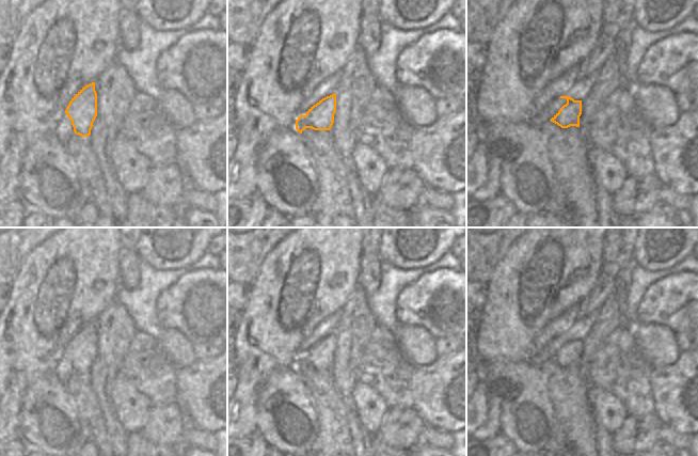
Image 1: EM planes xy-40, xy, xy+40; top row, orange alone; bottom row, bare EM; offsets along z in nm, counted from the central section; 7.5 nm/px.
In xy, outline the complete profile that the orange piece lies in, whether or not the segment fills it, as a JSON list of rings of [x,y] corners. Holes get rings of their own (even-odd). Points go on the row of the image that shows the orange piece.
[[[332,94],[311,107],[305,115],[300,115],[296,121],[296,129],[300,133],[302,133],[305,128],[330,130],[334,123],[335,112],[336,94]]]

